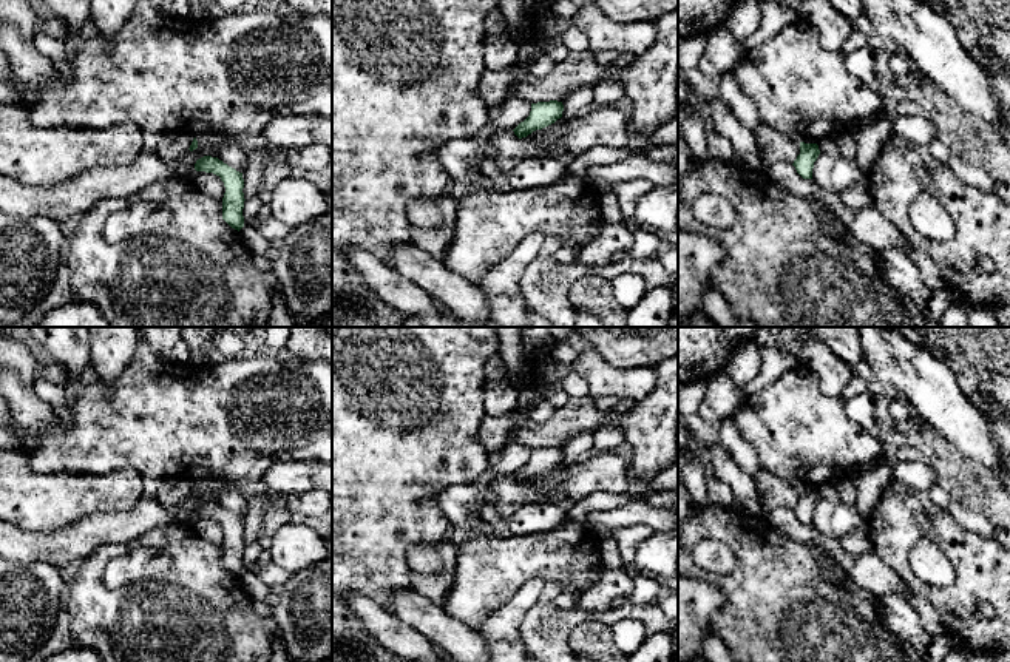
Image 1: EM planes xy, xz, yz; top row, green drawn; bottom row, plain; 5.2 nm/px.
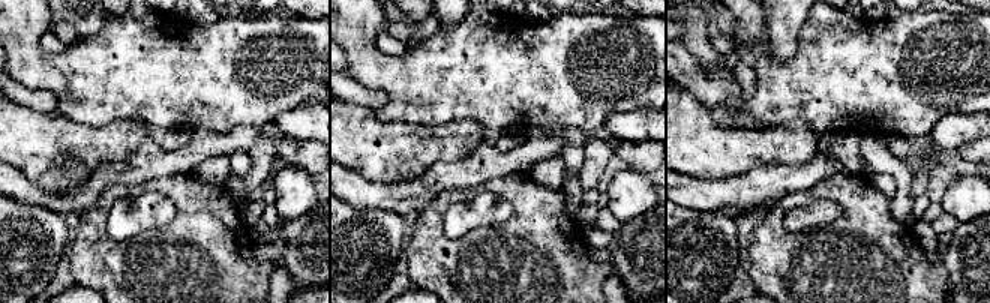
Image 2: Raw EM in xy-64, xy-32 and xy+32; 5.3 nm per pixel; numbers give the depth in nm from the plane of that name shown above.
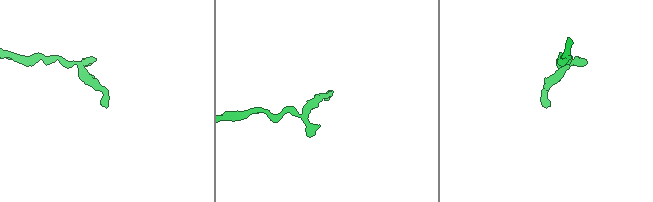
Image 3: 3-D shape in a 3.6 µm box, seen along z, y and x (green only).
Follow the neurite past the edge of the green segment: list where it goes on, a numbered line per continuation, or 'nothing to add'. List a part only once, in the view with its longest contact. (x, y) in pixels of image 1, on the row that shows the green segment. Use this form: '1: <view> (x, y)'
nothing to add

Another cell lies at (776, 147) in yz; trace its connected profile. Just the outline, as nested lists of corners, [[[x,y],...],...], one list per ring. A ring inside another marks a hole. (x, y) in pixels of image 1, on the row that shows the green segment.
[[[758,123],[754,128],[754,137],[755,145],[763,153],[761,171],[775,162],[794,164],[800,154],[800,140],[797,137],[781,134],[766,123]]]

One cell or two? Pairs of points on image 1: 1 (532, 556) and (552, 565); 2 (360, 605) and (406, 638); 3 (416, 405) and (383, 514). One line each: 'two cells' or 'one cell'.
1: one cell
2: one cell
3: one cell

